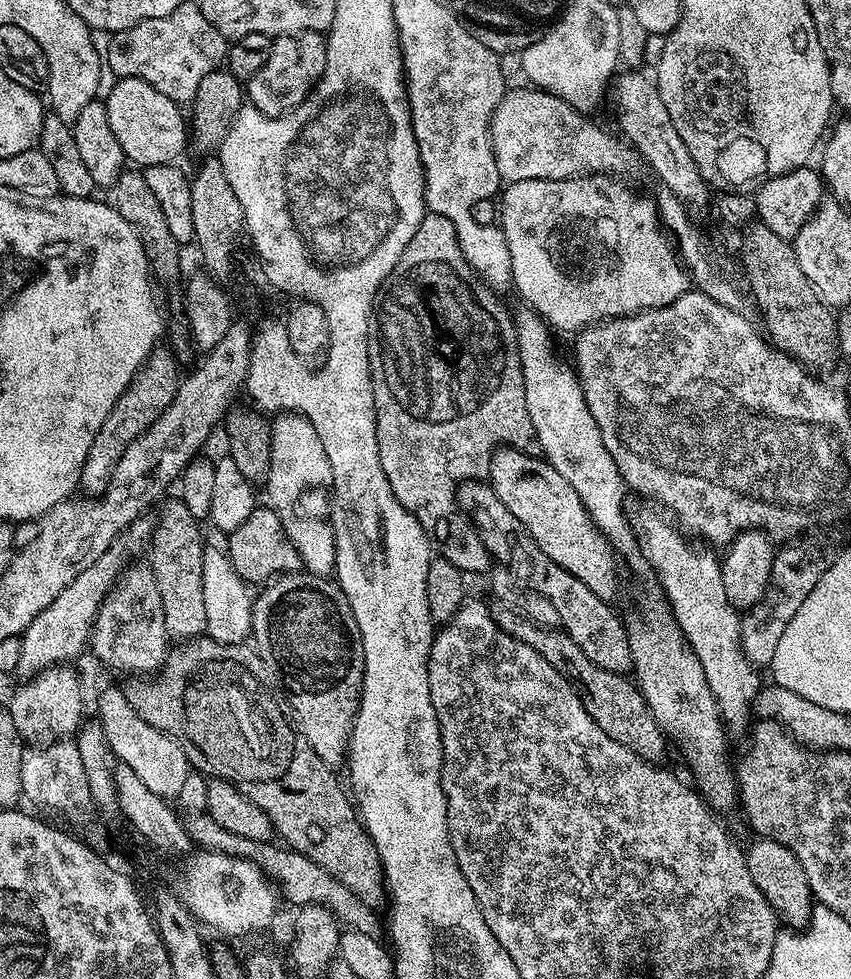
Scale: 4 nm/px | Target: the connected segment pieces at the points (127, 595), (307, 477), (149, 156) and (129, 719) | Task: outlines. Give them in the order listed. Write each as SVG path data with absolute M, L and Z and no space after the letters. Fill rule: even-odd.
M144 562L133 568L132 565L125 567L92 624L90 652L116 672L156 674L161 671L169 651L170 637L163 617L162 597L151 568Z
M286 412L271 421L270 474L266 481L267 503L278 514L294 550L298 550L303 571L331 577L336 562L324 554L324 508L330 503L330 489L324 485L326 450L322 438L303 414Z
M118 78L114 83L116 83L110 90L108 96L105 97L105 104L107 106L107 114L109 115L109 121L110 126L113 127L113 133L114 138L117 139L119 146L121 146L124 157L127 161L136 162L135 164L137 167L145 168L150 165L164 165L164 164L170 164L175 163L180 157L178 157L184 150L184 148L187 149L188 146L188 124L184 115L184 118L181 114L183 112L181 110L181 107L176 104L172 99L166 97L166 95L162 94L161 91L155 90L154 86L150 86L148 82L146 82L144 79L138 79L138 78Z
M119 687L108 688L97 698L96 712L100 715L97 716L98 723L104 731L109 753L119 763L130 766L147 789L159 796L173 798L187 786L190 765L180 743L173 736L150 726L150 722L142 722Z

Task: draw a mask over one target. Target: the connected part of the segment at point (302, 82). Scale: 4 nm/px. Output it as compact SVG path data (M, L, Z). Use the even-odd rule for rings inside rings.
M299 32L297 36L277 36L273 39L270 58L246 81L246 100L251 107L267 116L285 116L297 108L312 92L326 70L327 39L319 32Z

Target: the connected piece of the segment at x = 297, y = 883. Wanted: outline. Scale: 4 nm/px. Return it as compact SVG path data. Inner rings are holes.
M201 814L188 824L189 835L193 841L207 851L226 853L227 856L241 857L259 866L269 879L279 888L281 895L296 906L316 903L316 906L327 907L335 915L337 921L347 929L361 931L370 938L381 939L384 934L384 922L377 909L366 906L352 888L347 887L340 880L334 878L324 867L318 866L312 859L286 847L280 848L272 845L272 842L261 842L252 839L244 839L239 835L230 833L216 824L207 814Z

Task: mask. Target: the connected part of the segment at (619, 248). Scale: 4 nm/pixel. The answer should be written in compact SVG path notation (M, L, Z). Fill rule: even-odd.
M608 174L575 176L569 180L527 180L508 184L499 197L498 226L510 246L511 287L553 329L576 334L601 320L670 306L674 298L689 291L689 273L662 231L657 205L612 180L615 179Z

